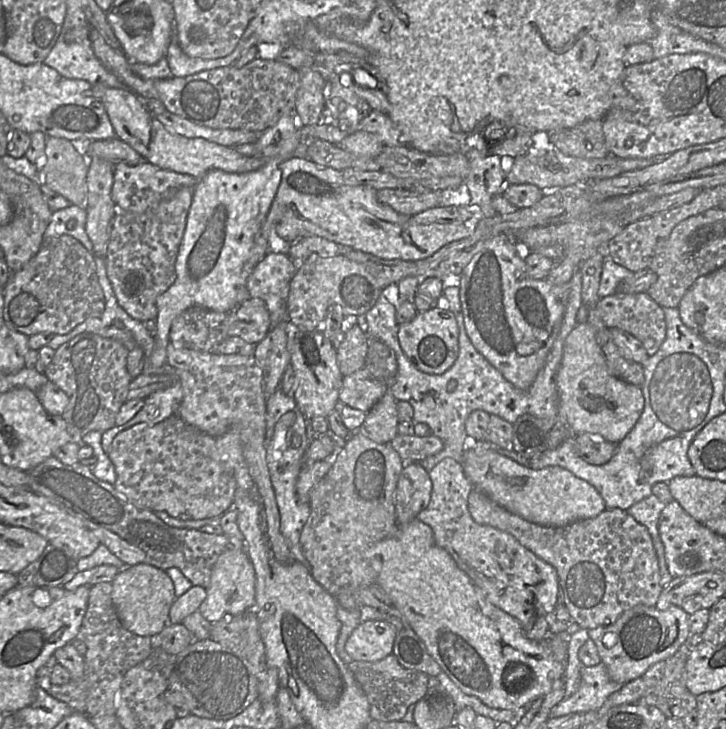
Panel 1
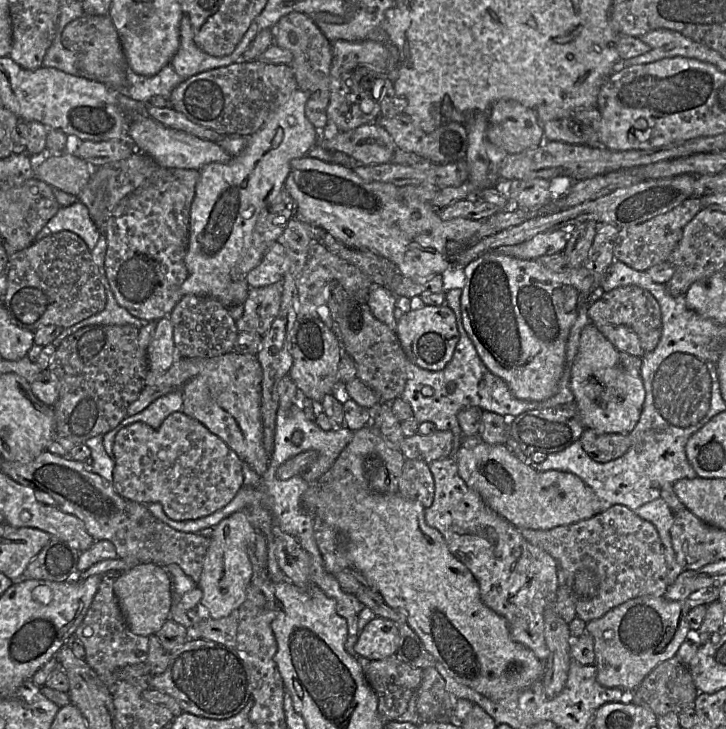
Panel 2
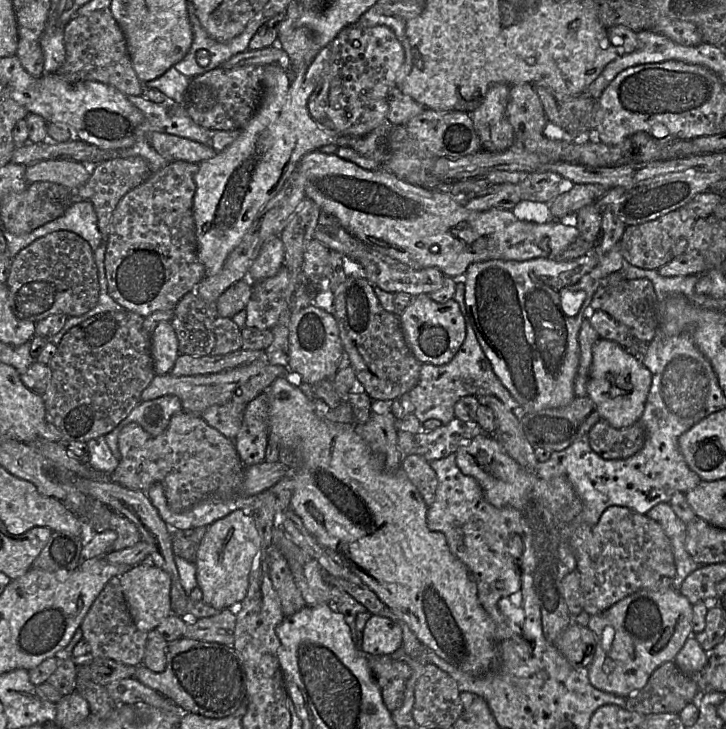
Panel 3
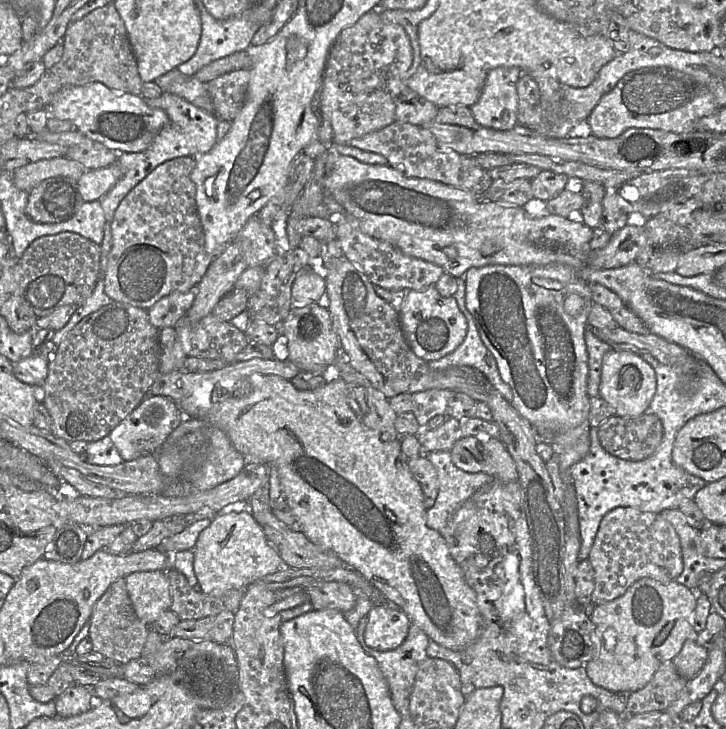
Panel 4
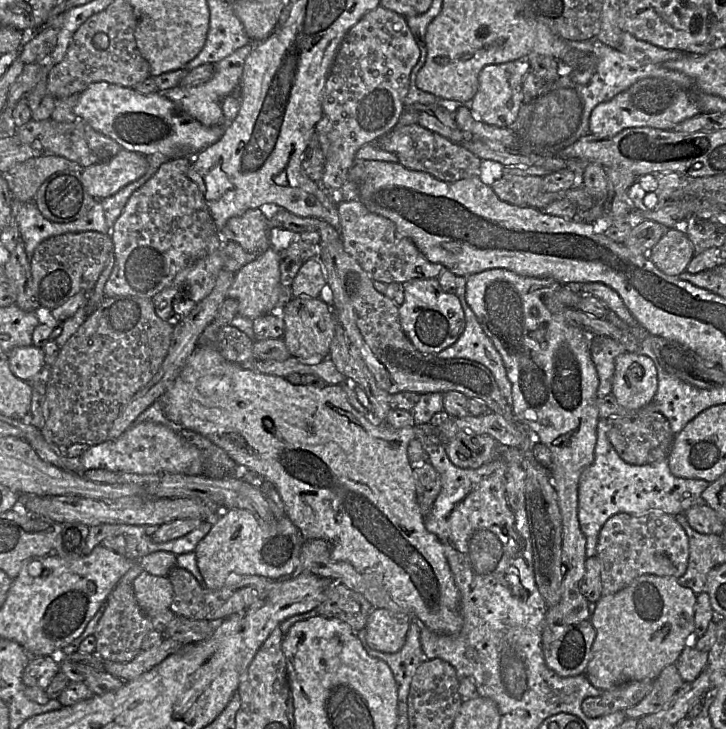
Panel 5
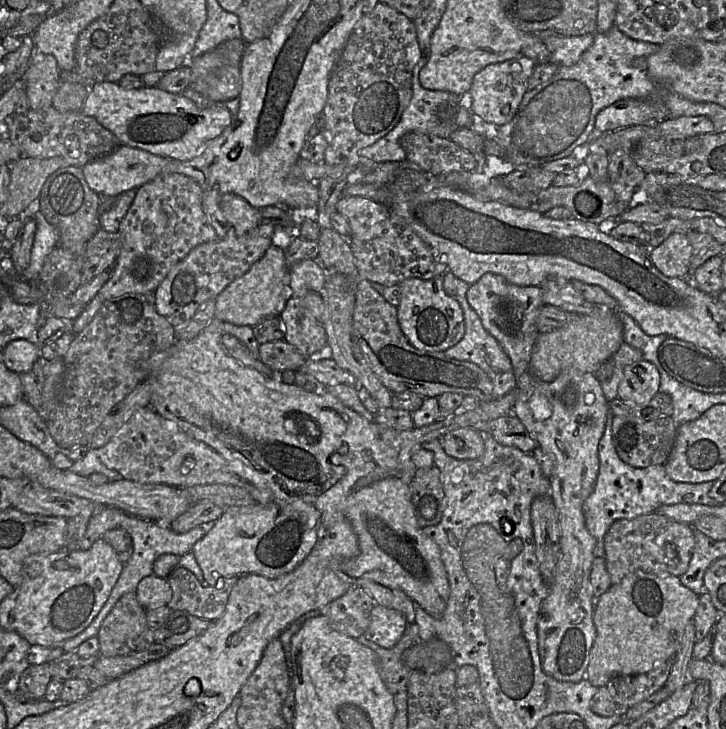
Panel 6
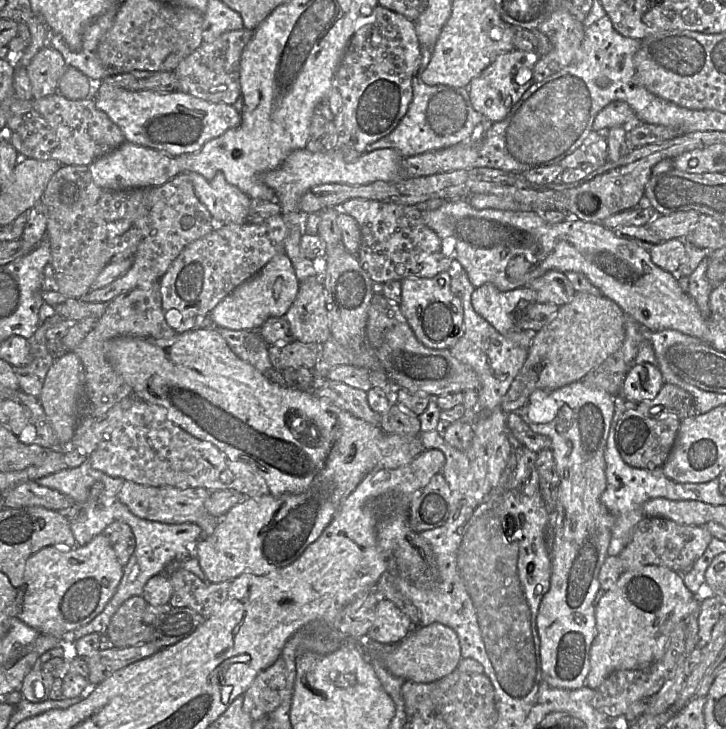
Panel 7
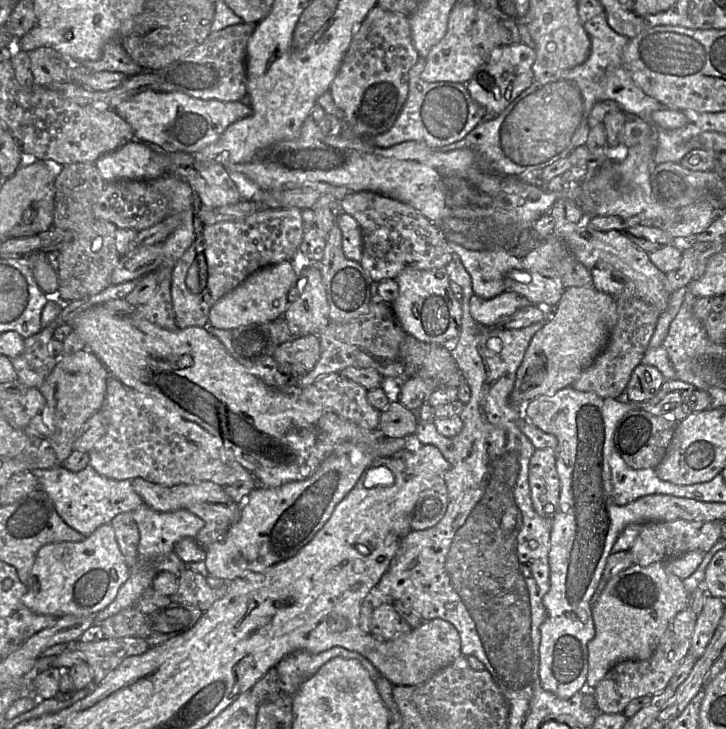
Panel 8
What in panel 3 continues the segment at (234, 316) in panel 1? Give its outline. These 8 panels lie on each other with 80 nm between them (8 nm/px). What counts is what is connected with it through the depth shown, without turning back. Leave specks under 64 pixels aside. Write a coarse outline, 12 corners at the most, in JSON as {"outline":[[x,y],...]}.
{"outline":[[283,266],[253,282],[246,328],[272,329],[295,280]]}

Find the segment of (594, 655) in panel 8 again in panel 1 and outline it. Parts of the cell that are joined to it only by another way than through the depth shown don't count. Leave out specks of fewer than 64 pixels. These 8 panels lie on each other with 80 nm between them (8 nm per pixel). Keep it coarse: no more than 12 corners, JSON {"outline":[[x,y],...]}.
{"outline":[[637,605],[590,629],[609,677],[625,684],[690,637],[678,606]]}

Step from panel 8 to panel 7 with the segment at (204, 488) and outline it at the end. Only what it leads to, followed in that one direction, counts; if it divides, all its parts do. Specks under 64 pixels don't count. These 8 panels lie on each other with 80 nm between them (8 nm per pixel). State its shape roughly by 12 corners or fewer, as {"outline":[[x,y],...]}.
{"outline":[[126,480],[119,500],[137,517],[196,523],[201,538],[219,521],[204,488]]}

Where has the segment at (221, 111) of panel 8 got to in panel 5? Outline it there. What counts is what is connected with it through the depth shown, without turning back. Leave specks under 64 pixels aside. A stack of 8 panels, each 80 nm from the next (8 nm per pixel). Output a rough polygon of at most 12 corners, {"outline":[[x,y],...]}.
{"outline":[[95,82],[74,114],[128,151],[194,157],[205,126],[158,92]]}

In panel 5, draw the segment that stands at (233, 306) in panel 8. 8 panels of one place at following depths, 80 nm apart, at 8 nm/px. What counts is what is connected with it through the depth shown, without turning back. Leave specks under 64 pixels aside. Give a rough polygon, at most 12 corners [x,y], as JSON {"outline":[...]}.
{"outline":[[279,252],[243,266],[227,291],[254,320],[283,298]]}

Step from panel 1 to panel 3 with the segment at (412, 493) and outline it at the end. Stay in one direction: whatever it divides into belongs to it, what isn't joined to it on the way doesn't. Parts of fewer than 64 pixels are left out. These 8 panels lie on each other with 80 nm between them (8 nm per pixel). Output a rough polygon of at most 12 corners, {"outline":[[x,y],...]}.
{"outline":[[405,455],[402,469],[425,504],[435,500],[438,479],[429,462]]}

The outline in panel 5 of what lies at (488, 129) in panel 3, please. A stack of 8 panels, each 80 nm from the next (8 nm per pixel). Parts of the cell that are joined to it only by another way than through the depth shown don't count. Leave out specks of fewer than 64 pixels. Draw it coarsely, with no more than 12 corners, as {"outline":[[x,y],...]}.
{"outline":[[526,58],[485,66],[468,104],[510,127],[523,104]]}

